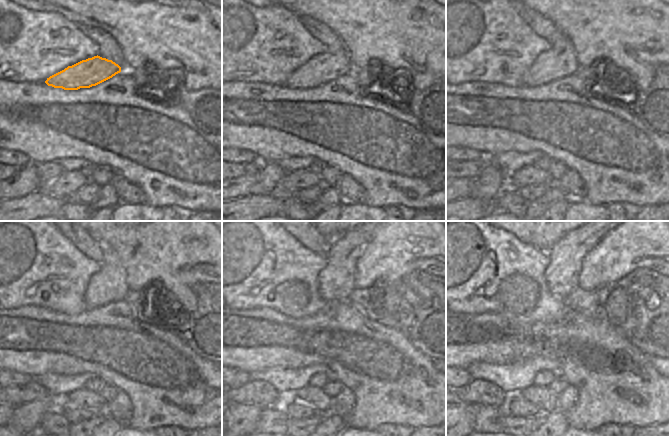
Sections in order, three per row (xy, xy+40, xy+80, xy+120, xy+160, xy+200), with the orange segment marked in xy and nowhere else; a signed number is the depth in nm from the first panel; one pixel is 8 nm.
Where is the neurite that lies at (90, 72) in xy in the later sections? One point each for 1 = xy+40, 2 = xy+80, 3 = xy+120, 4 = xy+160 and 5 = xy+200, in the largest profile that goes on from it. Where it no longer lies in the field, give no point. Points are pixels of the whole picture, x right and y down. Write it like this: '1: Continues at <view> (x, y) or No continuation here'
1: Continues at xy+40 (322, 68)
2: Continues at xy+80 (559, 61)
3: Continues at xy+120 (109, 284)
4: Continues at xy+160 (336, 281)
5: Continues at xy+200 (566, 256).

